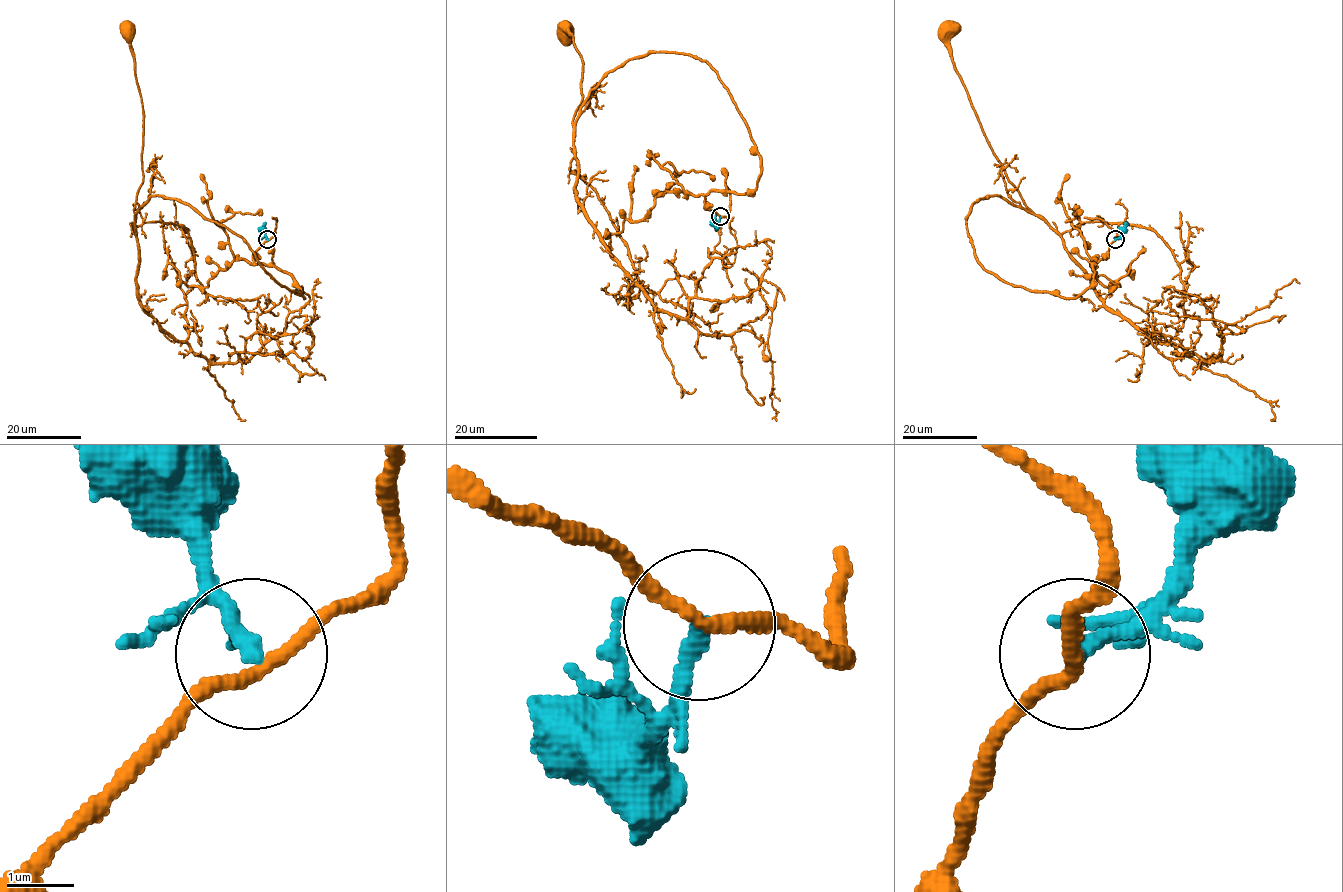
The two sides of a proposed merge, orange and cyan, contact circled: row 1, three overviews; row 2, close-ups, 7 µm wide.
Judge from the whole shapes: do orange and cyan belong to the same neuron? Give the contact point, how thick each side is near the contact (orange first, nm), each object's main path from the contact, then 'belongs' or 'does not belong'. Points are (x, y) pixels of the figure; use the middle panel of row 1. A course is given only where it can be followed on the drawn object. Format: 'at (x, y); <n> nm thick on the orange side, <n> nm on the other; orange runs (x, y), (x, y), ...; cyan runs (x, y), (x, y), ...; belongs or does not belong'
at (720, 216); 200 nm thick on the orange side, 240 nm on the other; orange runs (721, 216), (704, 198), (756, 188), (761, 157), (714, 71), (633, 57), (573, 124), (565, 33); cyan runs (721, 216), (717, 230); does not belong

